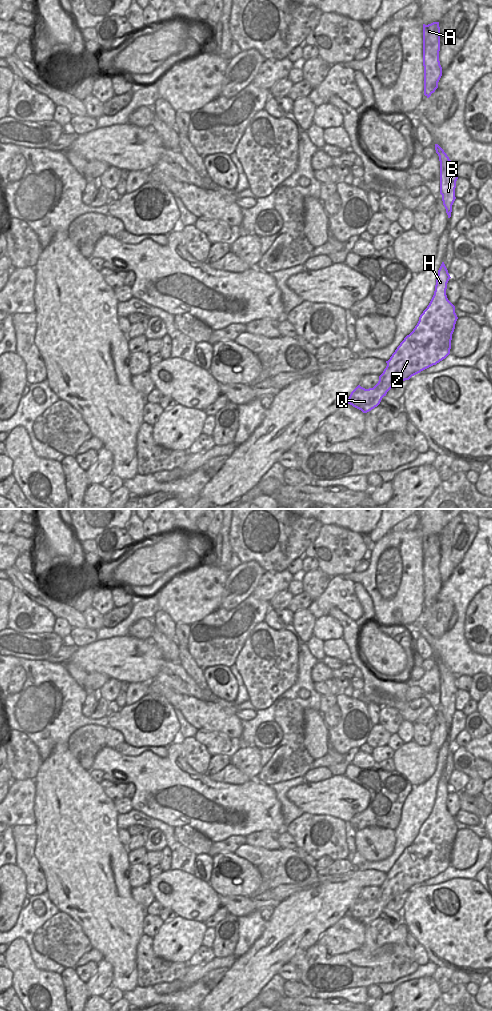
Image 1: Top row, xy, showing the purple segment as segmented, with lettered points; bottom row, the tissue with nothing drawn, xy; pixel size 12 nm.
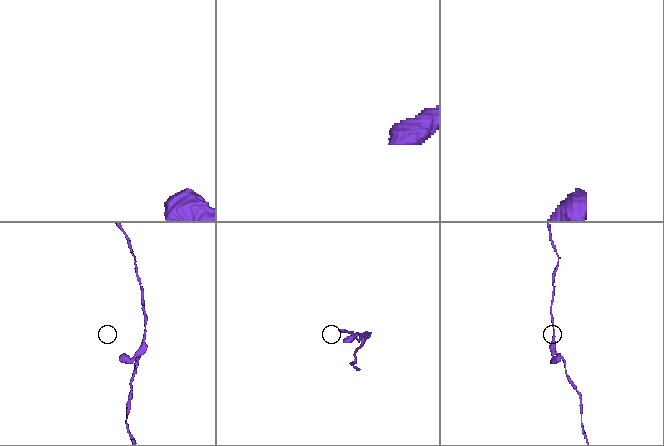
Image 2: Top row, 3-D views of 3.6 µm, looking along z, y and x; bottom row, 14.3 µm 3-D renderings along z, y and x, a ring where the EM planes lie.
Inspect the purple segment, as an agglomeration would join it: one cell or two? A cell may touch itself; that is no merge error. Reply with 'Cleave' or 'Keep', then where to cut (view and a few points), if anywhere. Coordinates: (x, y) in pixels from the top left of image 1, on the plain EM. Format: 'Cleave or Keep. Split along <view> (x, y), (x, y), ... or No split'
Keep. No split

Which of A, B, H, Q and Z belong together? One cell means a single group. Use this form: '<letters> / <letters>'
A B H Q Z

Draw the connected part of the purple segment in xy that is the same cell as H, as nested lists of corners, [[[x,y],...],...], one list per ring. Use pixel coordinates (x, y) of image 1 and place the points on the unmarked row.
[[[442,774],[436,789],[434,807],[413,843],[386,873],[387,878],[379,888],[378,895],[369,901],[358,897],[351,904],[347,916],[367,925],[377,919],[396,896],[409,892],[450,866],[452,846],[458,831],[455,818],[446,807],[450,790]]]

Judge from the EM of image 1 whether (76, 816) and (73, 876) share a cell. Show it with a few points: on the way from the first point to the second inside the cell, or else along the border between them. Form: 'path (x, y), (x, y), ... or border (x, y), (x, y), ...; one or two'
path (76, 831), (76, 861); one

